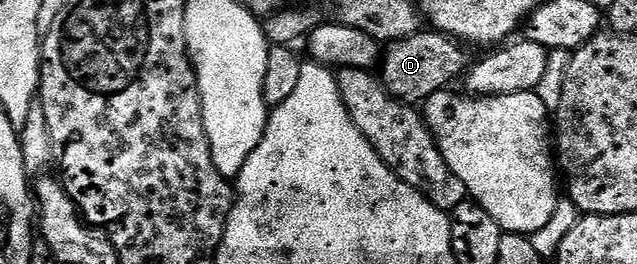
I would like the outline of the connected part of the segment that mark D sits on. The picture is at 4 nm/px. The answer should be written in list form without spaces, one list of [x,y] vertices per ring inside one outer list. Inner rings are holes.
[[[422,30],[414,36],[394,40],[380,57],[379,79],[396,100],[404,100],[406,104],[414,106],[420,105],[437,92],[446,91],[452,85],[449,84],[452,80],[462,79],[463,73],[471,64],[465,48],[462,41],[436,30]]]

